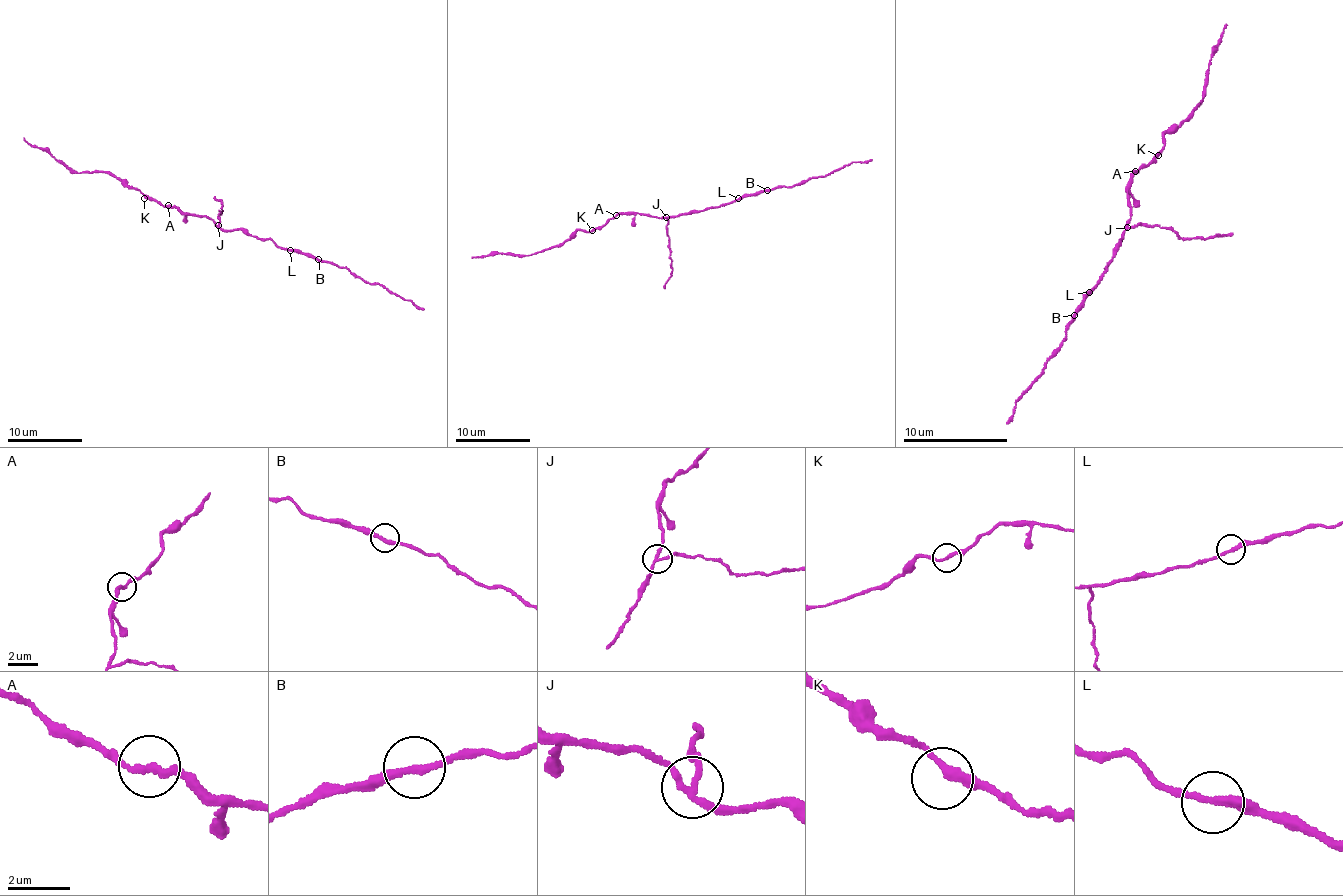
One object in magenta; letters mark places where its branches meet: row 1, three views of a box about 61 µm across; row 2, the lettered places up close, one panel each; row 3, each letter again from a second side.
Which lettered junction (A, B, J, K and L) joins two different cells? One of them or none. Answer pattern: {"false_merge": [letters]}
{"false_merge": ["J"]}

